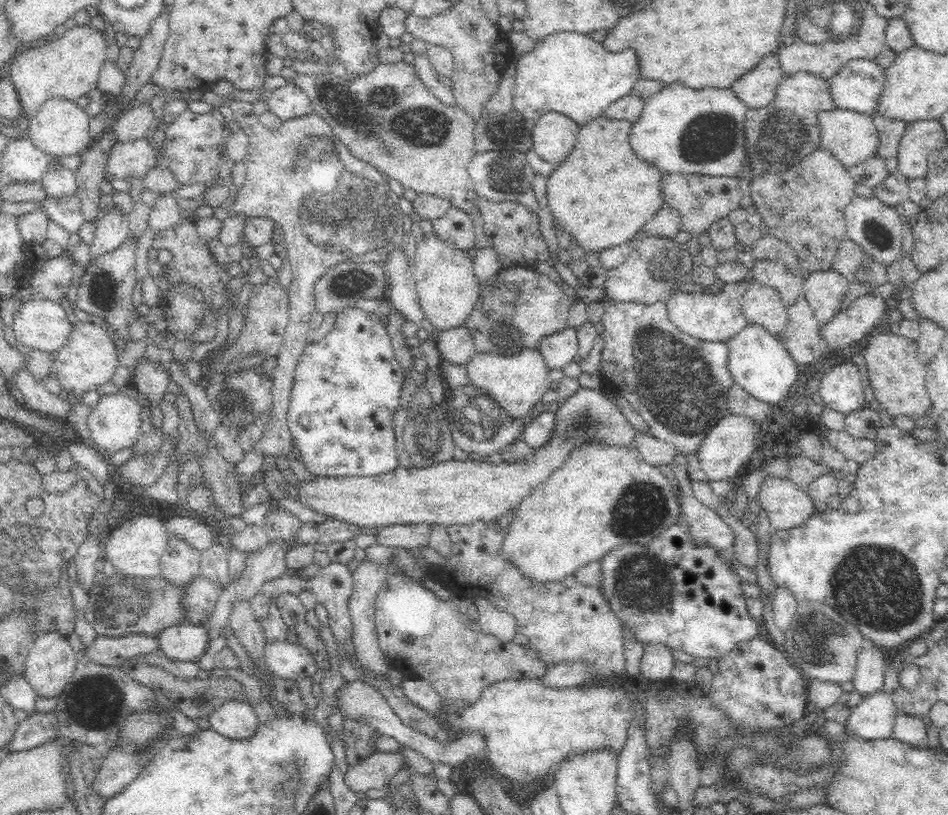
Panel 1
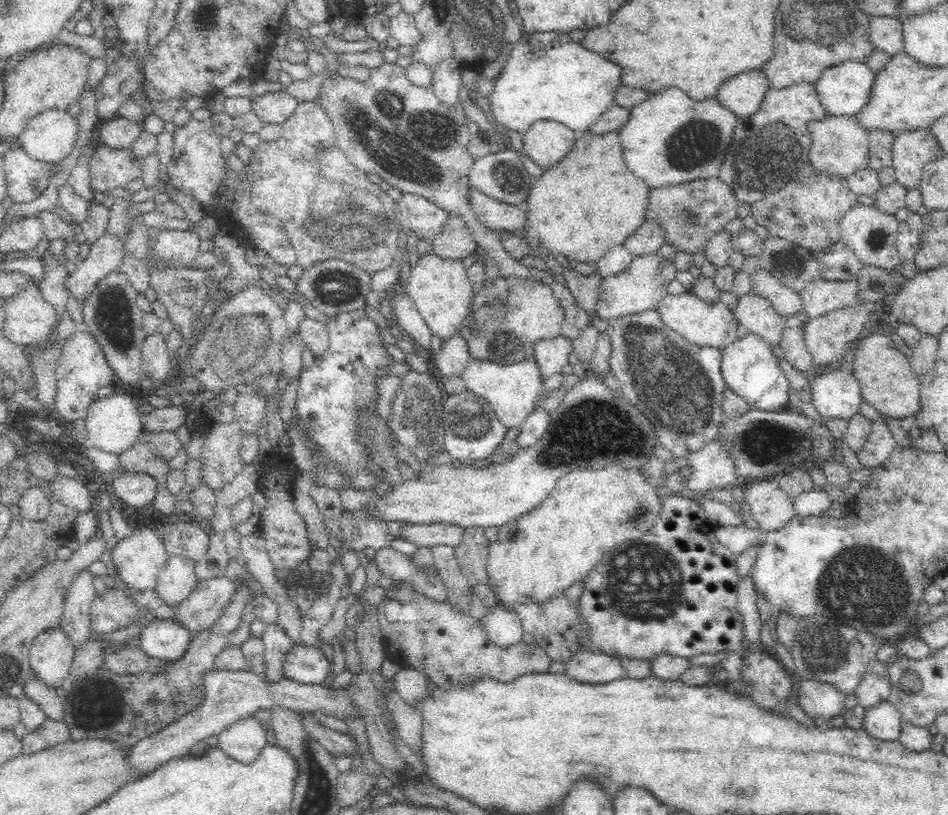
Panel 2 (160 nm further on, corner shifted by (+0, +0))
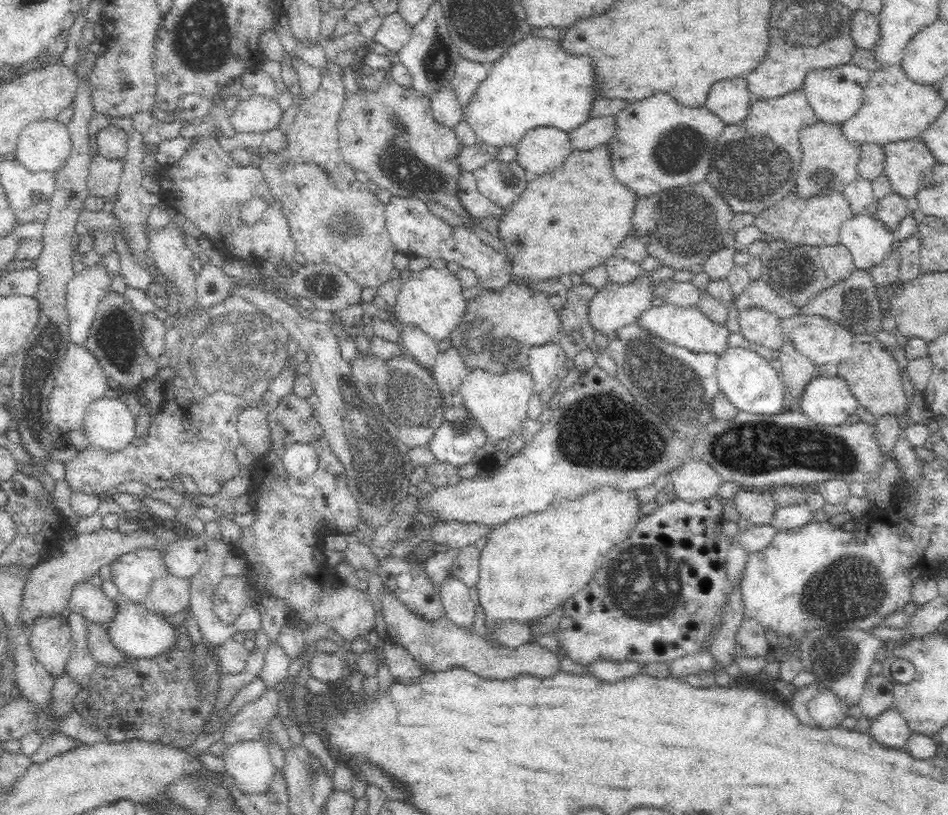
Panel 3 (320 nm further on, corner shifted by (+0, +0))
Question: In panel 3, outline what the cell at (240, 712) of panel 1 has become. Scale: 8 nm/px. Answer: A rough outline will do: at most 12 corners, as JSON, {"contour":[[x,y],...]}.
{"contour":[[263,738],[223,743],[225,769],[248,793],[264,790],[273,762]]}

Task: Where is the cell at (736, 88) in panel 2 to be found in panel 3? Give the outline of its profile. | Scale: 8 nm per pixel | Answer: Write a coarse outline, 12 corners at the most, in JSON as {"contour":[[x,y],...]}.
{"contour":[[747,75],[715,82],[705,105],[736,124],[754,102]]}

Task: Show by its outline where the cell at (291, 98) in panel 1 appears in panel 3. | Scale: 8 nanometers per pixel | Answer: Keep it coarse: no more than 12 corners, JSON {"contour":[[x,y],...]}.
{"contour":[[256,94],[238,104],[236,133],[278,127],[278,99]]}

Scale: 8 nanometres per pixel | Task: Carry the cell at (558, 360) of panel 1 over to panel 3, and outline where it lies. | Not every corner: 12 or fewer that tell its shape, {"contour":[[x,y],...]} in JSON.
{"contour":[[557,341],[529,350],[528,367],[537,392],[564,367],[567,354]]}

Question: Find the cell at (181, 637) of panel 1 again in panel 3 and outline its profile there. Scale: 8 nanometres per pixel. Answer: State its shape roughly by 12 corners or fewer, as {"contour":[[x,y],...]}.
{"contour":[[122,601],[108,631],[128,657],[157,658],[176,646],[178,625]]}

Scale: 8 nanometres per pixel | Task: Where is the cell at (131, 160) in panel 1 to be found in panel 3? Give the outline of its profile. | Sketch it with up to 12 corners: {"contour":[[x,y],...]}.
{"contour":[[94,156],[87,174],[88,195],[116,195],[123,158]]}

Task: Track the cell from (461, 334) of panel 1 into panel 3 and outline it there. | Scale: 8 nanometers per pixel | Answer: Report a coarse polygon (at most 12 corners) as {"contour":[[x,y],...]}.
{"contour":[[451,342],[431,373],[441,392],[458,389],[469,369]]}

